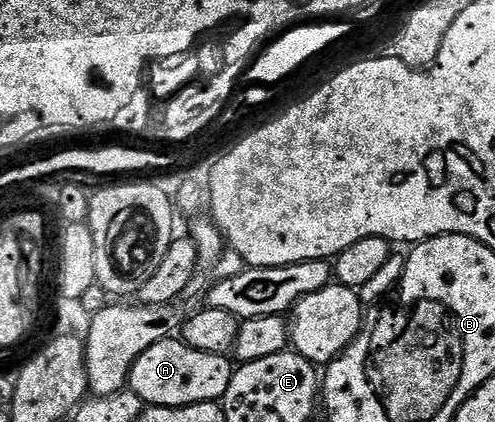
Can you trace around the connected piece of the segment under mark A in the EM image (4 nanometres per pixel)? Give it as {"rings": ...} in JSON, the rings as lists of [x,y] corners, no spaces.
{"rings":[[[169,336],[146,348],[146,352],[142,352],[138,360],[134,360],[127,389],[135,392],[148,406],[189,406],[203,402],[220,402],[226,388],[230,388],[233,369],[234,362],[231,357],[214,352],[198,352],[198,348],[190,348],[190,344],[186,344],[179,337]]]}

